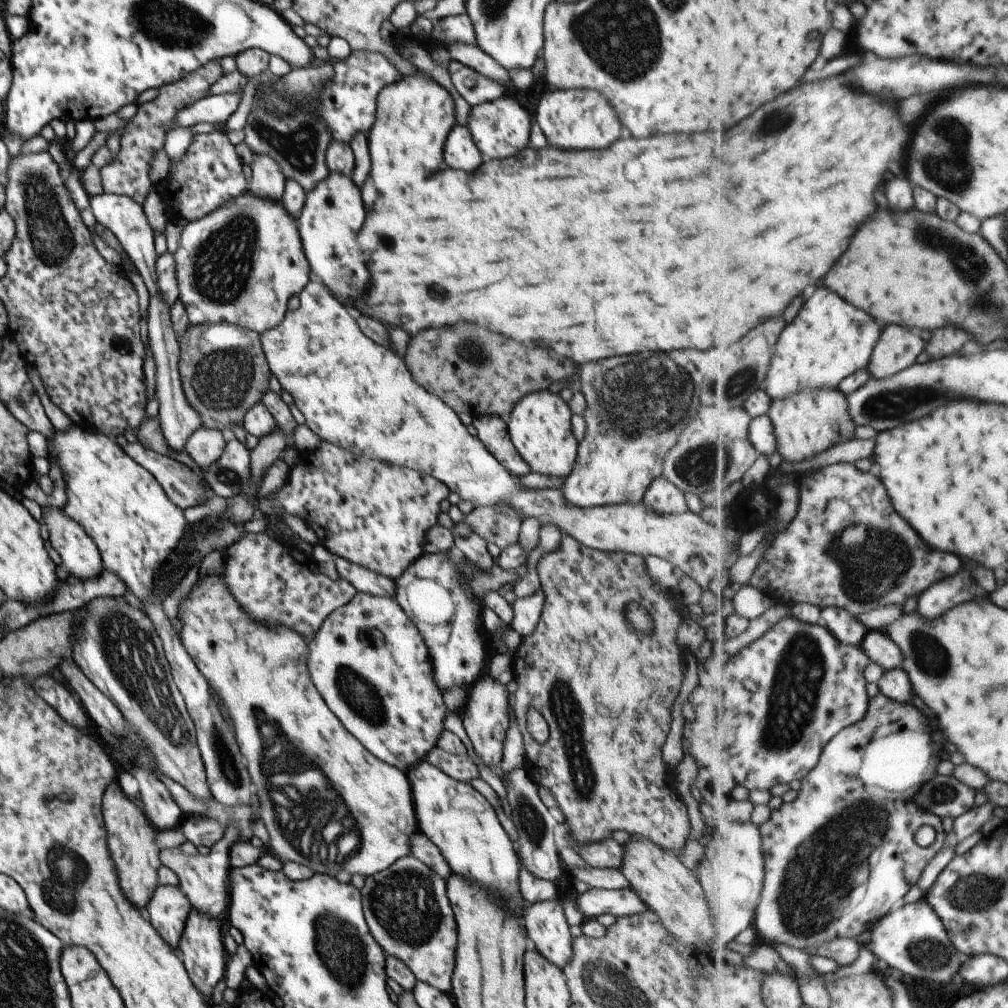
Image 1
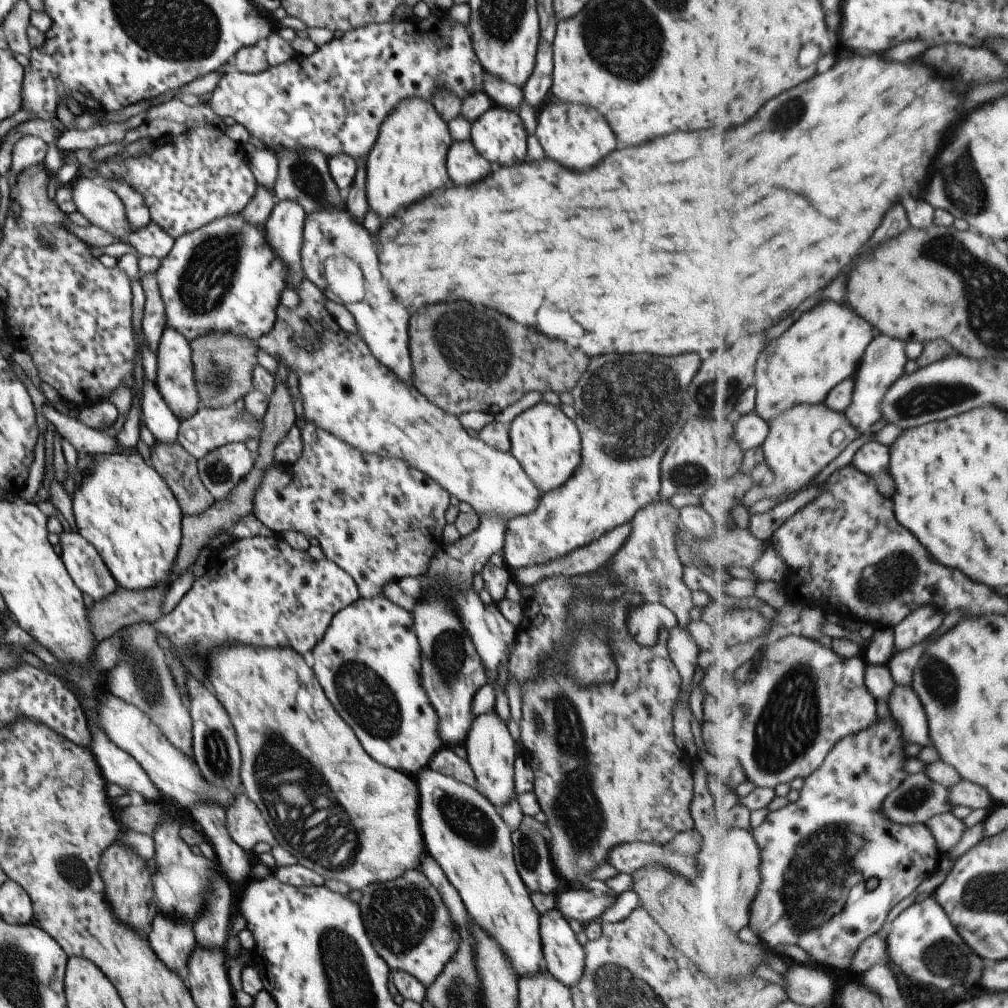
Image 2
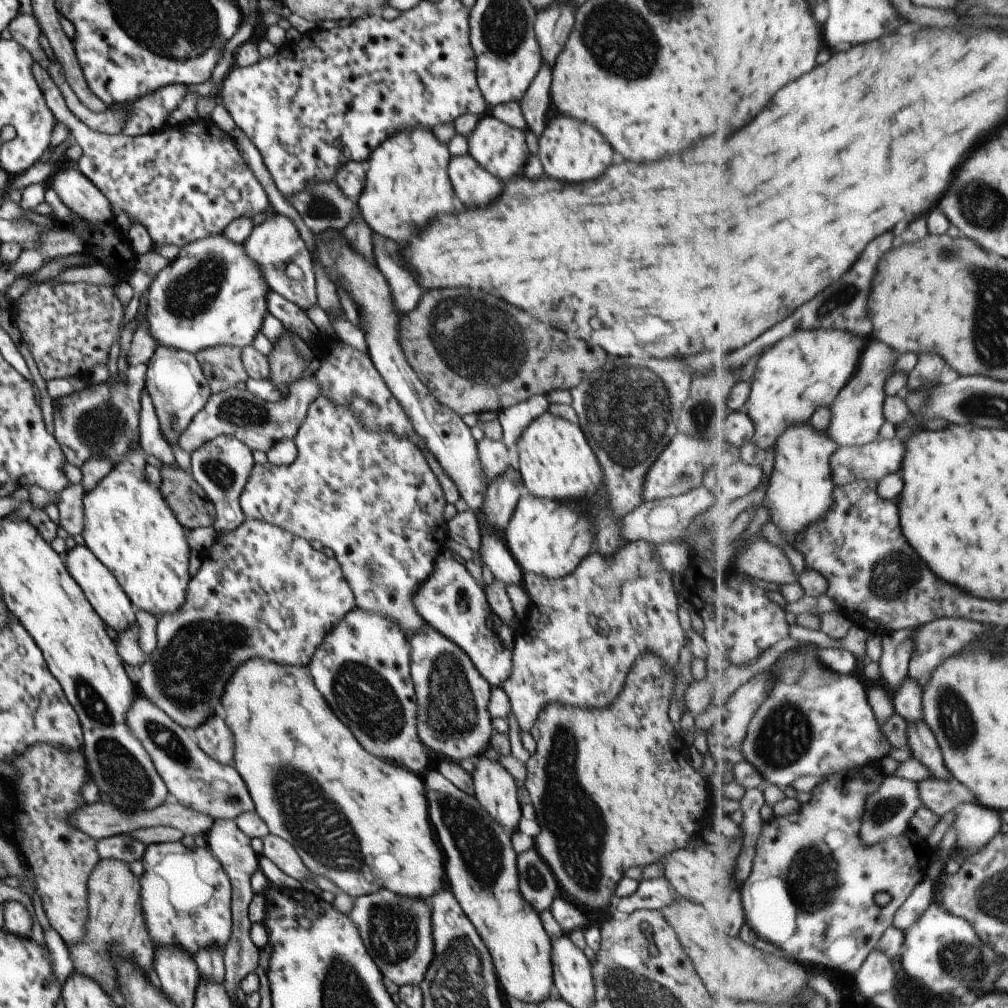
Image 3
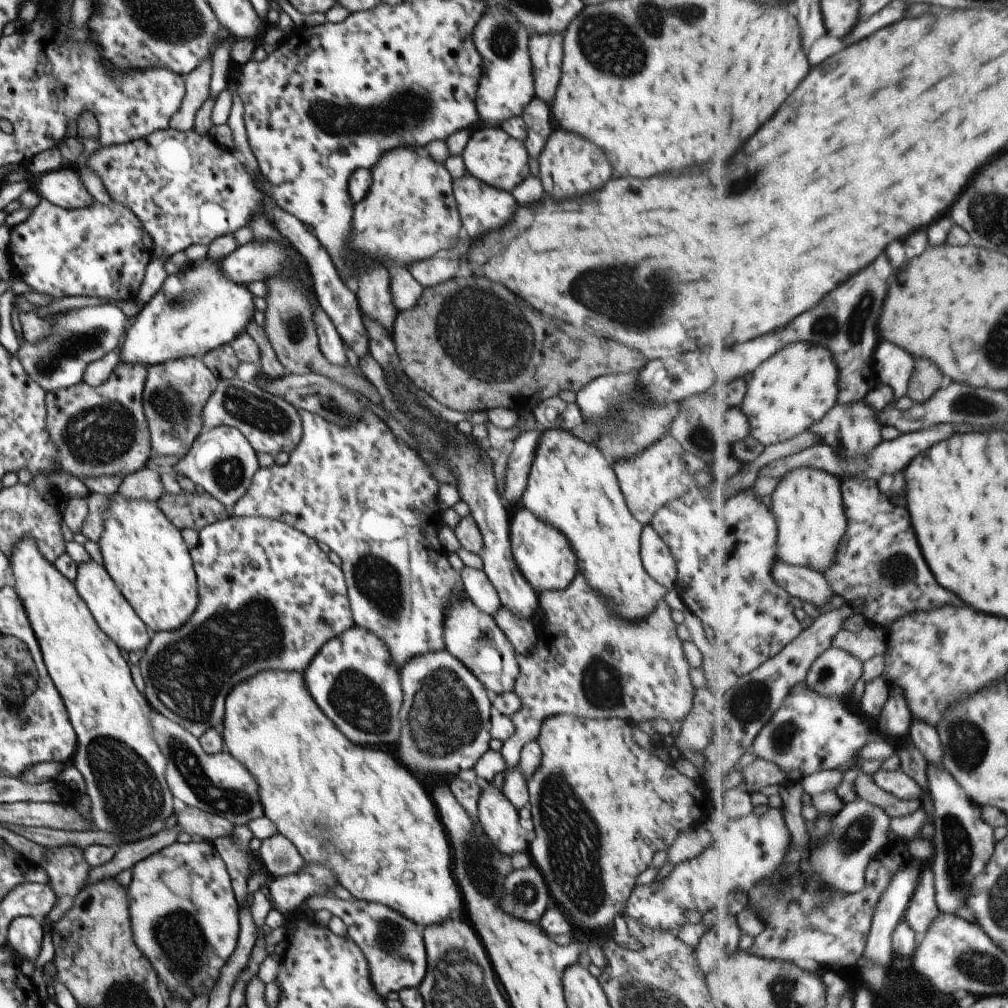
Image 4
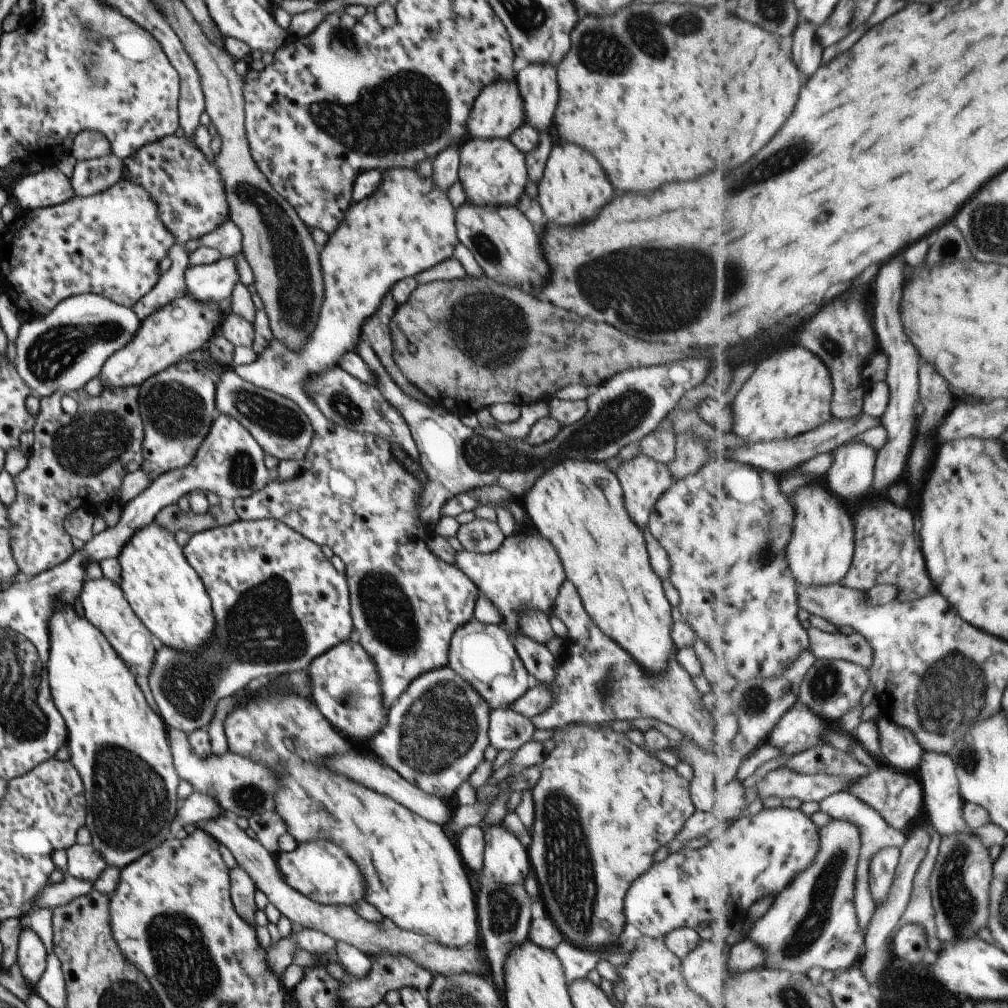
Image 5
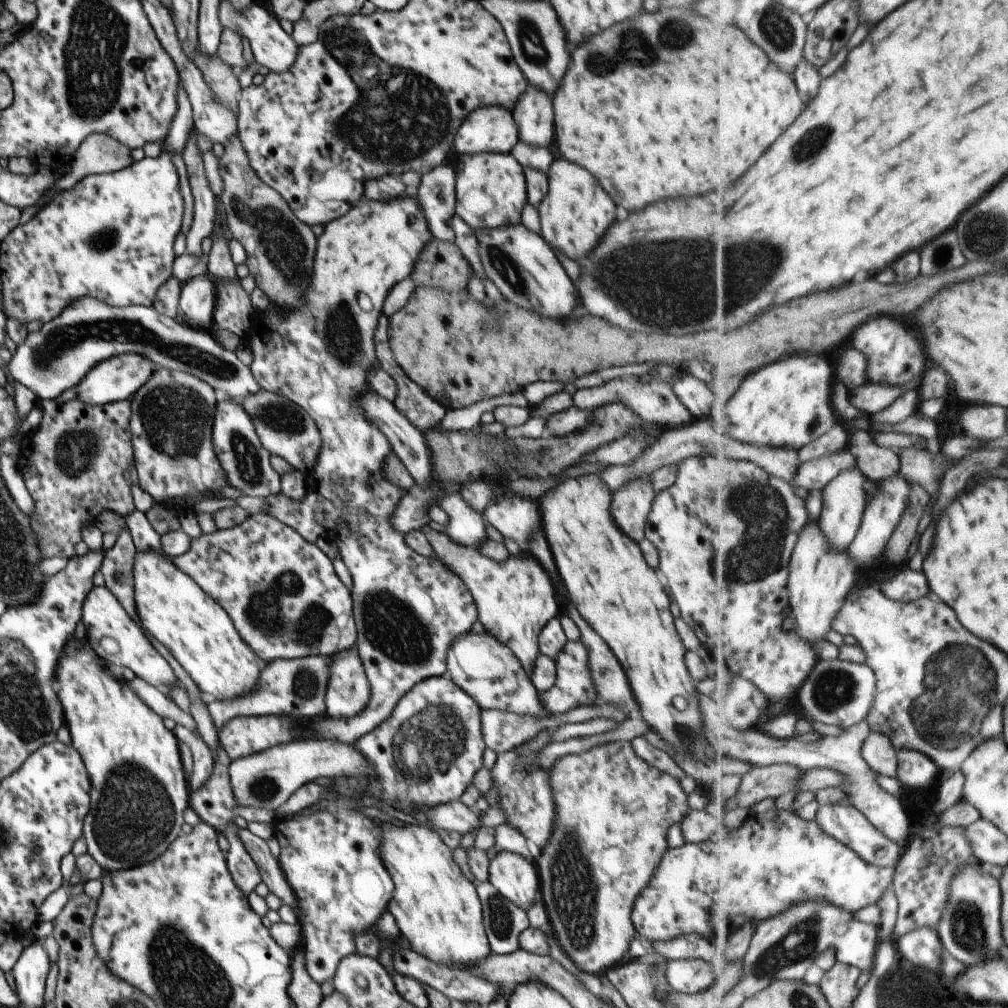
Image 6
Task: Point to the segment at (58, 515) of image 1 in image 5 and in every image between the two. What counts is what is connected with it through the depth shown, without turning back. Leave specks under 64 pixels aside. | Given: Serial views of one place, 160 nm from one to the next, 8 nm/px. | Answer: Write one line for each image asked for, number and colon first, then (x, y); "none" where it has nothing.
2: (82, 562)
3: (106, 597)
4: (113, 614)
5: (104, 607)

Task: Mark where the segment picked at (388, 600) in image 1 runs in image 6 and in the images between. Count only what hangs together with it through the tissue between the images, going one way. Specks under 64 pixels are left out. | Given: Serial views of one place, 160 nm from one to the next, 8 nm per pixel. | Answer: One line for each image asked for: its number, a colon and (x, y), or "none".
2: (367, 663)
3: (360, 667)
4: (352, 679)
5: (344, 684)
6: (347, 691)

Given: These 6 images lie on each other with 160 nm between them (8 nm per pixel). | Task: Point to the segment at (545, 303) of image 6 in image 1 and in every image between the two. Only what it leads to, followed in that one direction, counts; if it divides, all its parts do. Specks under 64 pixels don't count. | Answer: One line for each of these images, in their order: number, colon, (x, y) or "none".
1: (459, 151)
2: (464, 164)
3: (474, 186)
4: (480, 206)
5: (501, 240)

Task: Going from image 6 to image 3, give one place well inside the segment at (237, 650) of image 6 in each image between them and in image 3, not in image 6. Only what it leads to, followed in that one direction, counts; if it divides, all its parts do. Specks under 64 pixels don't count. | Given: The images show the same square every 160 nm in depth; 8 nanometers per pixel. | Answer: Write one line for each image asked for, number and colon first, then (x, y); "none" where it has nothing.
3: (128, 527)
4: (144, 554)
5: (162, 591)

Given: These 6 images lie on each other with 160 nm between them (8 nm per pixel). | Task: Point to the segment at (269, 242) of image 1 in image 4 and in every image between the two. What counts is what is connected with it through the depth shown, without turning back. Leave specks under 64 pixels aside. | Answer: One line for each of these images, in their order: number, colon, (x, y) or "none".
2: (224, 276)
3: (211, 293)
4: (197, 309)

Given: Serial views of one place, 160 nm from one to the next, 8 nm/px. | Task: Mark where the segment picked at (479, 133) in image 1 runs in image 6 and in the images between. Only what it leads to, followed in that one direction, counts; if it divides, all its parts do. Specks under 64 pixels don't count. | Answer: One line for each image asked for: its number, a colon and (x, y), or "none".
2: (498, 135)
3: (500, 149)
4: (490, 155)
5: (492, 173)
6: (490, 190)

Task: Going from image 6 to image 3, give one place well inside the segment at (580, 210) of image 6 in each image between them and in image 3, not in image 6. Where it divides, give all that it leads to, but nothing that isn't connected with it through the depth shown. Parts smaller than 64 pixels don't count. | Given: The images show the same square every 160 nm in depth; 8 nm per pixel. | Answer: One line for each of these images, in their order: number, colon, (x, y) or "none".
3: (570, 151)
4: (567, 164)
5: (572, 188)

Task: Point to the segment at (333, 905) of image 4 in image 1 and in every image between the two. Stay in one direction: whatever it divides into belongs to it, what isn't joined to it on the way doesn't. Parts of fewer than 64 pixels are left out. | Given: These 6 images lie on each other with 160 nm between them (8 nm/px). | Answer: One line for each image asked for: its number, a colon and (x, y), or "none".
1: (405, 907)
2: (405, 919)
3: (396, 931)

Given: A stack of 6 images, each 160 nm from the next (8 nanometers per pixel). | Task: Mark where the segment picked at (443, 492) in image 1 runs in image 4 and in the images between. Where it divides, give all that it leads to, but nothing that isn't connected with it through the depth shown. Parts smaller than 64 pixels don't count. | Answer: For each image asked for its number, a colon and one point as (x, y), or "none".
2: (378, 519)
3: (371, 498)
4: (363, 492)

